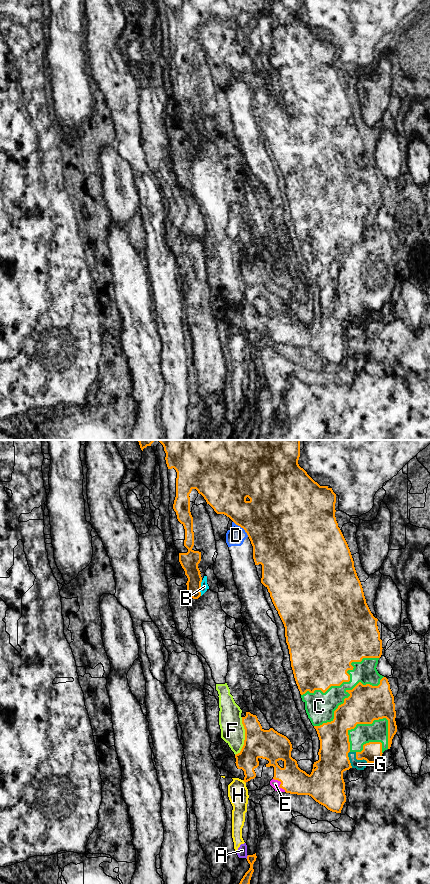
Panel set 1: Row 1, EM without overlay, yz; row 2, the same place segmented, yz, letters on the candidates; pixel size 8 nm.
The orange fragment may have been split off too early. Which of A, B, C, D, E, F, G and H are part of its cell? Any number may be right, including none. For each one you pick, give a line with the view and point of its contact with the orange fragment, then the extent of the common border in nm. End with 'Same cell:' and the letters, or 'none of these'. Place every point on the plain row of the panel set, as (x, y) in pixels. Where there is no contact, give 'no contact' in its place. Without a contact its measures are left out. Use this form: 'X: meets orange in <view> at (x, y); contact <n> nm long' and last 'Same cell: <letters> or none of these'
C: meets orange in yz at (348, 233); contact 700 nm long
G: meets orange in yz at (359, 311); contact 130 nm long
Same cell: C, G

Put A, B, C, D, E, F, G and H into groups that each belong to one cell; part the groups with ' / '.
A B F / C G / D E / H

